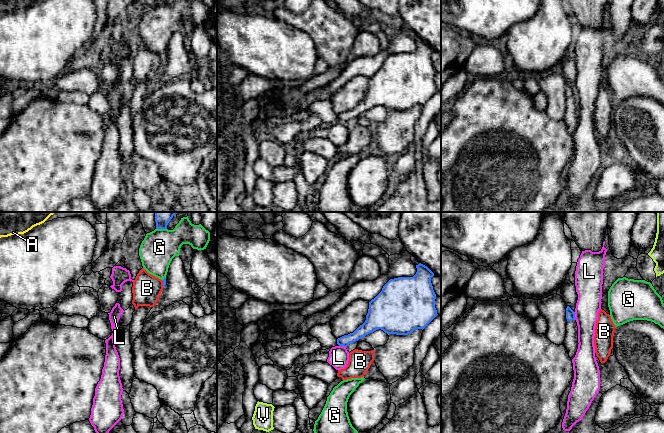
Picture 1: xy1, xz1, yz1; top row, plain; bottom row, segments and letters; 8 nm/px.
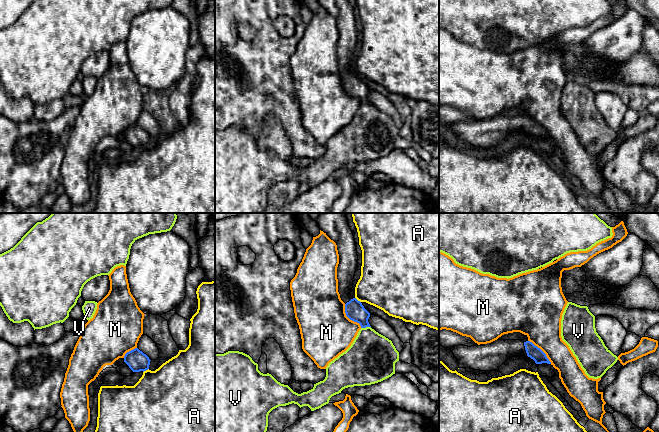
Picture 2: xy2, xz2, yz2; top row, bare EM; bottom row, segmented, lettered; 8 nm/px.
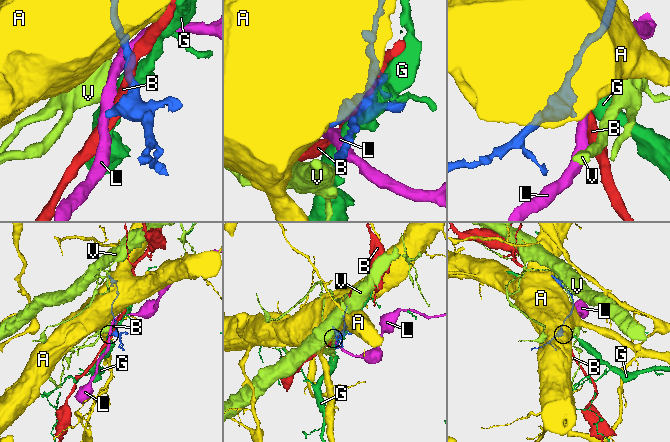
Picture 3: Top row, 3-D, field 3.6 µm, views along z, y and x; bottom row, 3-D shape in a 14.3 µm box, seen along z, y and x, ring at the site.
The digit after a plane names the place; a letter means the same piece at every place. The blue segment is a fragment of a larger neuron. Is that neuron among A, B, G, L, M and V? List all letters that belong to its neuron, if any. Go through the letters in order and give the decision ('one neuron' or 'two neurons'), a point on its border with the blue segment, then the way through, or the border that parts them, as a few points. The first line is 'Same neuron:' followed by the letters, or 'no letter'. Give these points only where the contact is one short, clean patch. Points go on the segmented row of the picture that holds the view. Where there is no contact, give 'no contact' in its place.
Same neuron: no letter
A: two neurons; contact xy2 (145, 370); border xy2 (148, 368), (143, 372)
B: two neurons; contact xy1 (163, 284); border xy1 (162, 280), (163, 287)
G: two neurons; contact xy1 (161, 228)
L: two neurons; contact yz1 (574, 316); border yz1 (573, 312), (575, 319)
M: two neurons; contact xz2 (349, 318); border xz2 (344, 304), (345, 314), (350, 319), (356, 321), (361, 327)
V: two neurons; contact xz2 (365, 327)

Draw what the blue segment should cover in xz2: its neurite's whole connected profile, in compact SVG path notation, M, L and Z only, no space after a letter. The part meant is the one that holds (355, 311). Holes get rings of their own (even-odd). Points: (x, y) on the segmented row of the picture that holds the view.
M320 213L317 224L321 231L323 231L331 240L337 245L339 254L339 264L337 267L338 292L341 300L345 303L346 316L360 324L361 328L371 327L368 319L370 313L364 308L362 303L355 298L355 291L353 288L353 279L357 269L358 255L357 243L355 242L353 233L348 225L348 220L344 213Z

